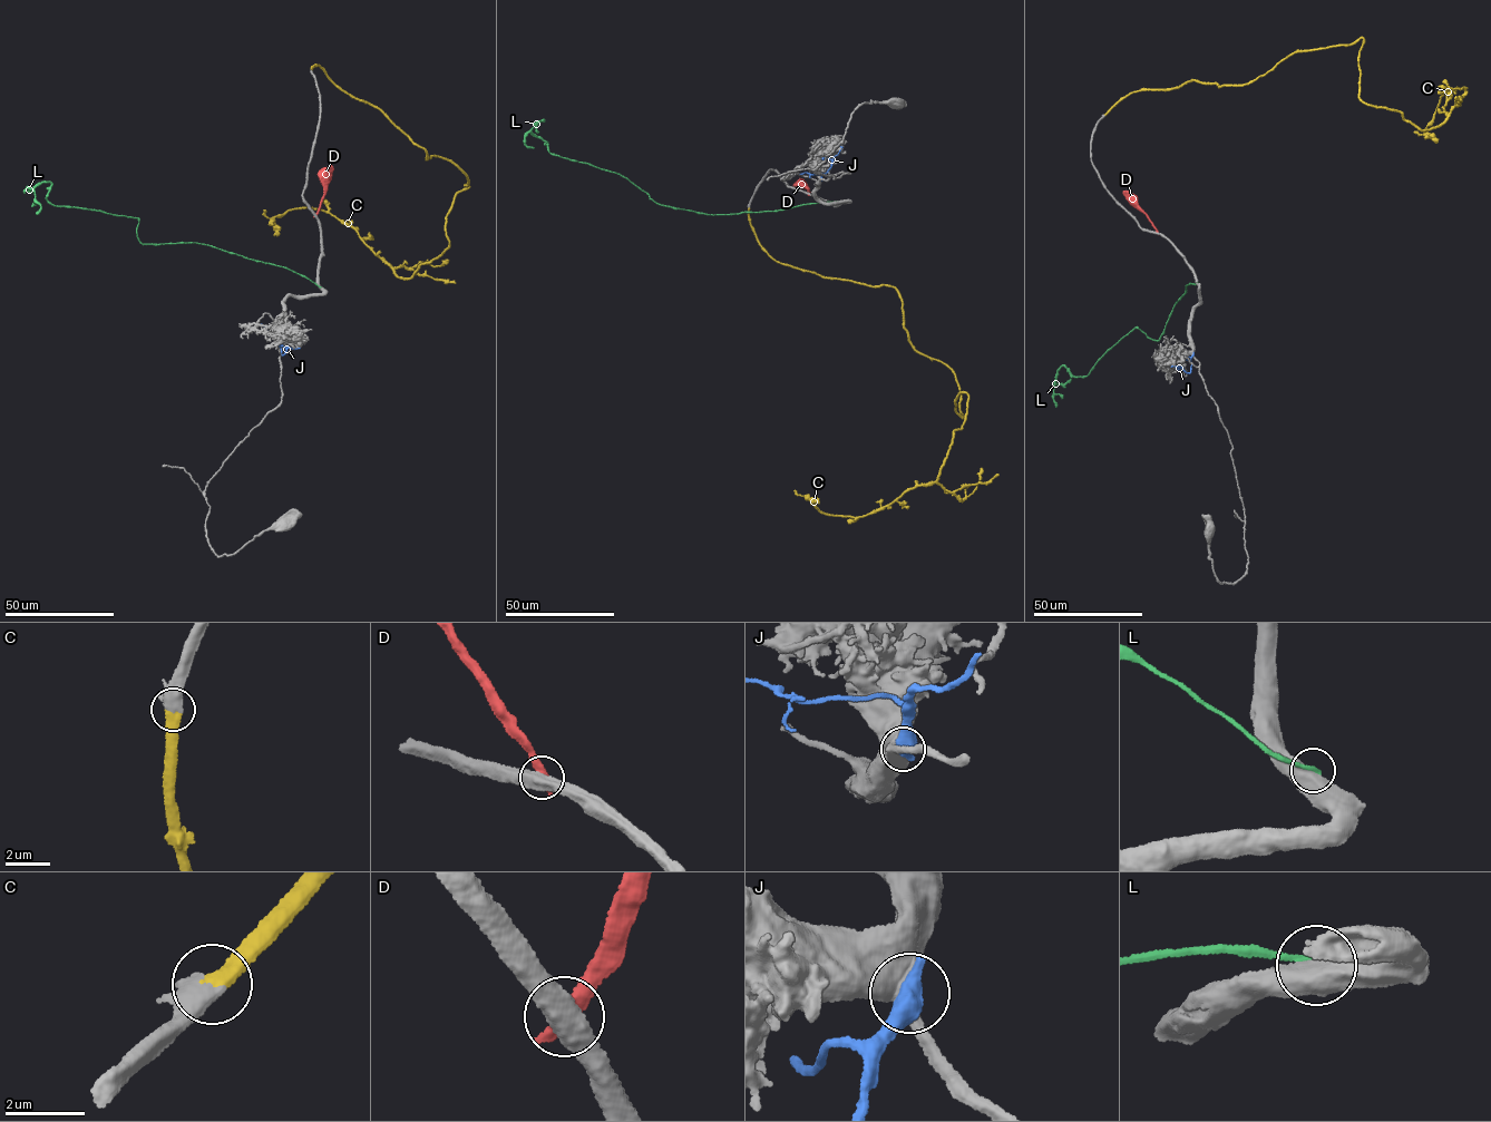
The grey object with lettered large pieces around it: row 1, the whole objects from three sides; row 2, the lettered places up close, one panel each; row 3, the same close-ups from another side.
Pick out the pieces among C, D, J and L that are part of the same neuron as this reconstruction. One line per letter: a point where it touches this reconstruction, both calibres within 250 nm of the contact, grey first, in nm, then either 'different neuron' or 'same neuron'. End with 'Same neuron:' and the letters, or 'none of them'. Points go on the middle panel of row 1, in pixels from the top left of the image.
C: (749, 207) | 440/500 nm | same neuron
D: (809, 194) | 550/460 nm | different neuron
J: (821, 179) | 600/650 nm | different neuron
L: (845, 202) | 500/200 nm | different neuron
Same neuron: C

